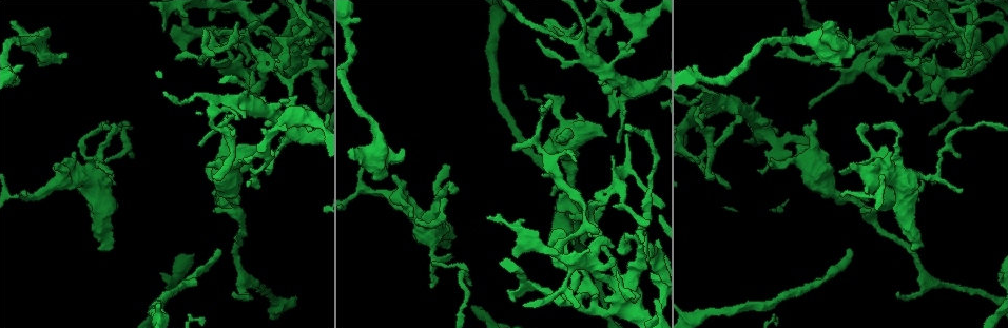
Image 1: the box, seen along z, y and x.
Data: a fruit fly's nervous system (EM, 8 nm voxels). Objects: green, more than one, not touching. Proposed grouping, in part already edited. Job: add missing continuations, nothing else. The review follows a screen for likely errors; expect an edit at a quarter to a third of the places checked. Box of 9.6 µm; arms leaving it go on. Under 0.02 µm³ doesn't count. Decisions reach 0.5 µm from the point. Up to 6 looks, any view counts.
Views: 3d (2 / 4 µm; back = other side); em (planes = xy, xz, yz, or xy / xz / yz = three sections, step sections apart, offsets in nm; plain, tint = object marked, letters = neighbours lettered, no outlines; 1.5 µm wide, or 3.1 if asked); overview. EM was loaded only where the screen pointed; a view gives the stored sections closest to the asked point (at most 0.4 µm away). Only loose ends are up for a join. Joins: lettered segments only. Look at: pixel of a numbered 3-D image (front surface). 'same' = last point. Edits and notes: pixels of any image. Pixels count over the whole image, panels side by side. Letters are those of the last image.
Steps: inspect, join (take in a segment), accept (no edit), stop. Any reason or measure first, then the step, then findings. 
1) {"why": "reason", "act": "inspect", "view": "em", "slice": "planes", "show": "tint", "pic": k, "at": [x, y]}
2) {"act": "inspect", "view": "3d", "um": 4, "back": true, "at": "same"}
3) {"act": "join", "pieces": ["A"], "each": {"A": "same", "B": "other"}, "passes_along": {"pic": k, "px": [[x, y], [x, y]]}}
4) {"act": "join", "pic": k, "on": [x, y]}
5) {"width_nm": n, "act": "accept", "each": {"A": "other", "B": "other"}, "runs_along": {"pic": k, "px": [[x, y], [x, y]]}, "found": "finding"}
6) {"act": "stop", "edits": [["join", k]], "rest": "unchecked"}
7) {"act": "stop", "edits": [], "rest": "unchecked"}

{"why": "free end", "act": "inspect", "view": "3d", "um": 4, "pic": 1, "at": [576, 162]}

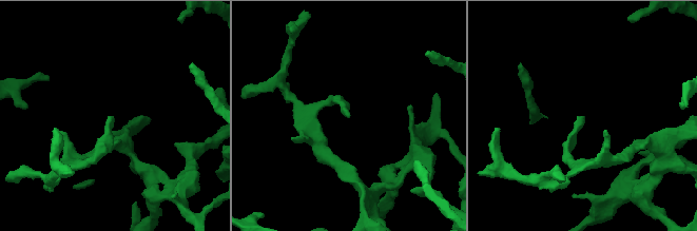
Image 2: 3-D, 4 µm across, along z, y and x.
{"act": "inspect", "view": "em", "slice": "planes", "show": "letters", "pic": 2, "at": [584, 116]}

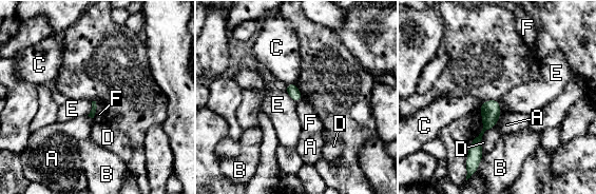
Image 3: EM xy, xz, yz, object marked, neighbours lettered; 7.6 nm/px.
{"act": "accept", "each": {"A": "other", "B": "other", "C": "other", "D": "other", "E": "other", "F": "other"}, "border": {"pic": 3, "px": [[96, 101], [96, 112], [93, 117]]}, "found": "none of them fits"}

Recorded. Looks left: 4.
{"act": "inspect", "view": "3d", "um": 4, "pic": 1, "at": [65, 56]}

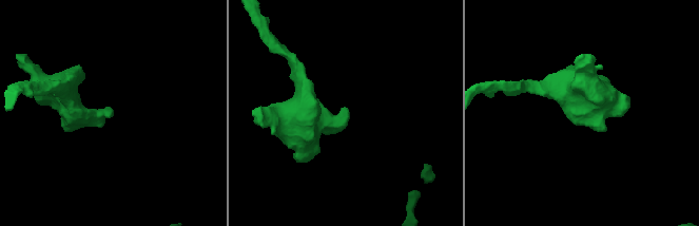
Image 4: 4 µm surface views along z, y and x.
{"act": "inspect", "view": "em", "slice": "planes", "show": "letters", "pic": 4, "at": [108, 114]}

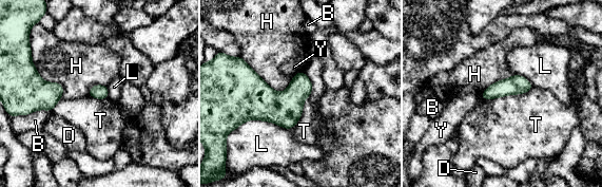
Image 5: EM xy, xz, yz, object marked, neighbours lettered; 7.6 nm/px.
{"act": "accept", "each": {"B": "other", "D": "other", "H": "other", "L": "other", "T": "other", "Y": "other"}, "border": {"pic": 5, "px": [[532, 87], [522, 93], [483, 99]]}, "found": "none of them fits"}

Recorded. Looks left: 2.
{"why": "branch stops here", "act": "inspect", "view": "em", "slice": "planes", "show": "letters", "pic": 1, "at": [929, 136]}

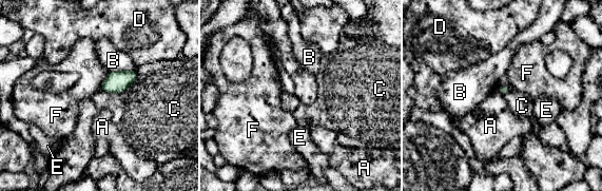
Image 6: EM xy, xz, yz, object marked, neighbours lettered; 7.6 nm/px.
{"act": "accept", "each": {"A": "other", "B": "other", "C": "other", "D": "other", "E": "other", "F": "other"}, "border": {"pic": 6, "px": [[136, 70], [124, 90], [100, 90]]}, "found": "none of them fits"}

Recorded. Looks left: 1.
{"act": "stop", "edits": [], "rest": "unchecked"}

